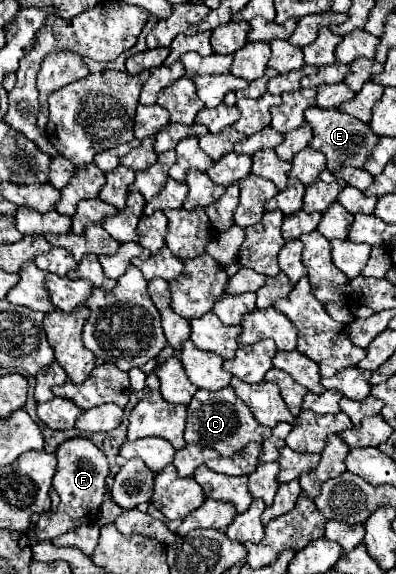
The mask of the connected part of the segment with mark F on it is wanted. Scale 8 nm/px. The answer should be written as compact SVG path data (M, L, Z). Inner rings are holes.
M71 438L57 448L57 472L53 476L53 486L61 498L55 512L41 514L39 522L31 528L37 530L37 540L53 540L67 530L83 524L95 524L99 518L99 508L105 494L105 478L109 476L109 462L105 454L87 438Z

